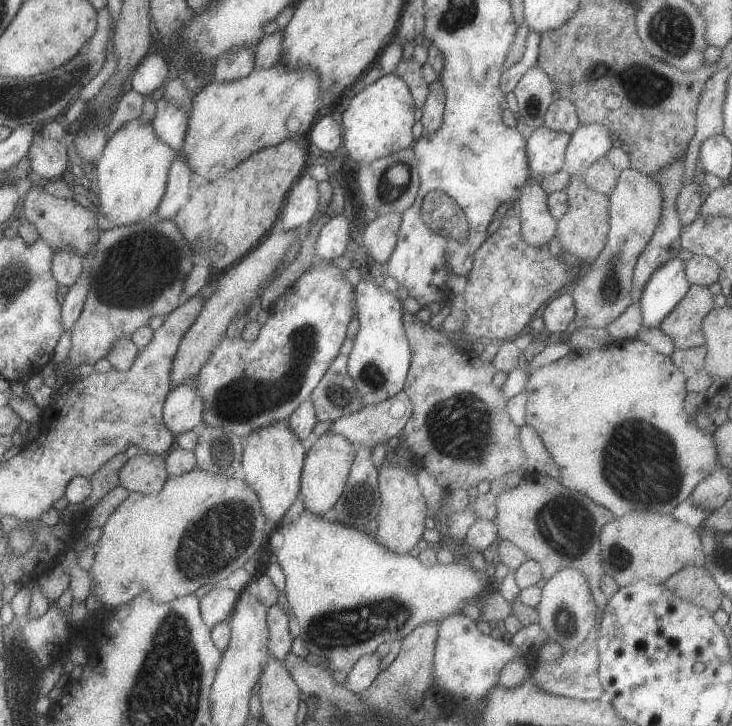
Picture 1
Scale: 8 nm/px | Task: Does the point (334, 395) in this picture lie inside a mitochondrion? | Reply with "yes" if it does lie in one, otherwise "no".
yes

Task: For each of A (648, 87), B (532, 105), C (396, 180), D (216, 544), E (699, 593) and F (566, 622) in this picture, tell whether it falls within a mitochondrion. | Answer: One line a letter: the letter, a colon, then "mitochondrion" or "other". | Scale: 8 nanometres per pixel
A: mitochondrion
B: mitochondrion
C: mitochondrion
D: mitochondrion
E: other
F: mitochondrion

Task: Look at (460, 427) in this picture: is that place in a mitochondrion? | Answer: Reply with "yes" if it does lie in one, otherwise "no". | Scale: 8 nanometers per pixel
yes

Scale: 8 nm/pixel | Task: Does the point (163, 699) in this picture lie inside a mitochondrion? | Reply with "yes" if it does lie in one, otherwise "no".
yes

